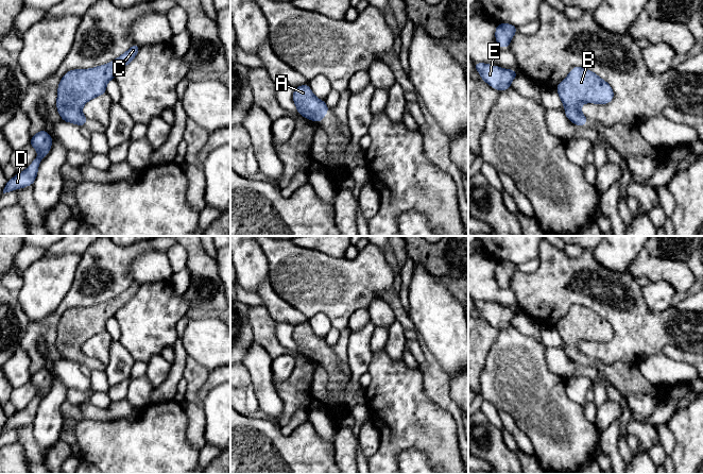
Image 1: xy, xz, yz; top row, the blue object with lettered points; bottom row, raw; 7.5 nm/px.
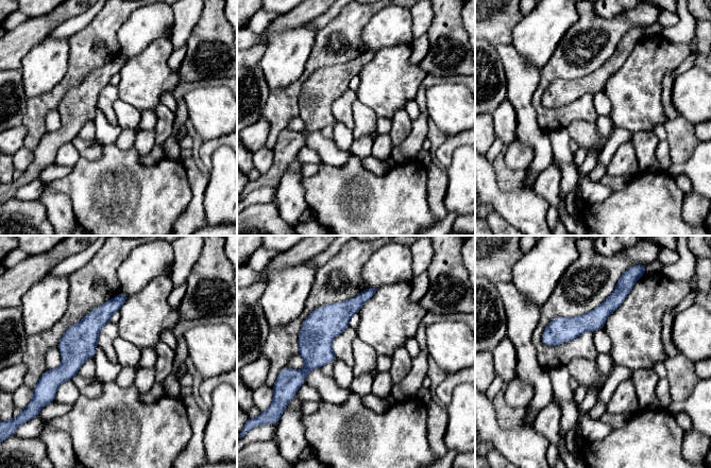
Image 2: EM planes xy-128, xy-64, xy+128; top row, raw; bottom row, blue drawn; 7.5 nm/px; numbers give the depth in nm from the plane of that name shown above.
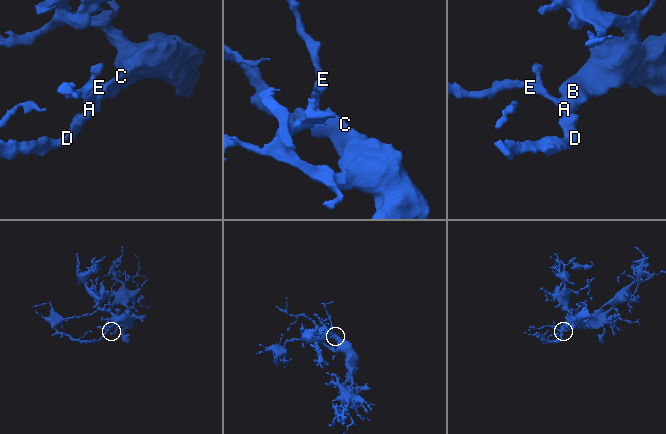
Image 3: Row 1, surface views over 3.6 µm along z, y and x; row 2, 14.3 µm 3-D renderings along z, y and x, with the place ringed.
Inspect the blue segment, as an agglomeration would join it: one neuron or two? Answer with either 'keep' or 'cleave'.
keep

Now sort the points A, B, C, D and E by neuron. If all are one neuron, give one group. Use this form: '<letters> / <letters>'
A B C D E

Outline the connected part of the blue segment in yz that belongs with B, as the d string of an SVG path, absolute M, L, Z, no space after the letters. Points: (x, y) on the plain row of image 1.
M576 304L558 322L556 329L565 345L569 359L584 365L588 358L581 350L584 341L608 342L614 337L614 328L607 320L589 307Z

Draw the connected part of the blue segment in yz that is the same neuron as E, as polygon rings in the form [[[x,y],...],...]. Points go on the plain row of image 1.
[[[474,301],[474,304],[480,311],[481,318],[499,329],[511,327],[512,318],[518,315],[513,307],[503,307],[484,301]]]

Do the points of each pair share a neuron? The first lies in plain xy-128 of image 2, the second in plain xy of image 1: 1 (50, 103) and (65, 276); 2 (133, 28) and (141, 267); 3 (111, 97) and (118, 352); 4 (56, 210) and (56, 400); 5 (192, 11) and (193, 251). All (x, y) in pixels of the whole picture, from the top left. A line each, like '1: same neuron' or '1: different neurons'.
1: different neurons
2: same neuron
3: different neurons
4: same neuron
5: different neurons

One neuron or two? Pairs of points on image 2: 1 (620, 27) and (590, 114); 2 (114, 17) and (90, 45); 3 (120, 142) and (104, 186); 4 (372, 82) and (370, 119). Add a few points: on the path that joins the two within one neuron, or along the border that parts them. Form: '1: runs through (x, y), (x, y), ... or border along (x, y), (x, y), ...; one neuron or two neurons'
1: runs through (582, 40), (538, 93), (538, 104), (552, 114); one neuron
2: runs through (107, 23), (97, 38); one neuron
3: border along (114, 142), (120, 149), (130, 149), (133, 145); two neurons
4: border along (357, 99), (378, 117); two neurons

